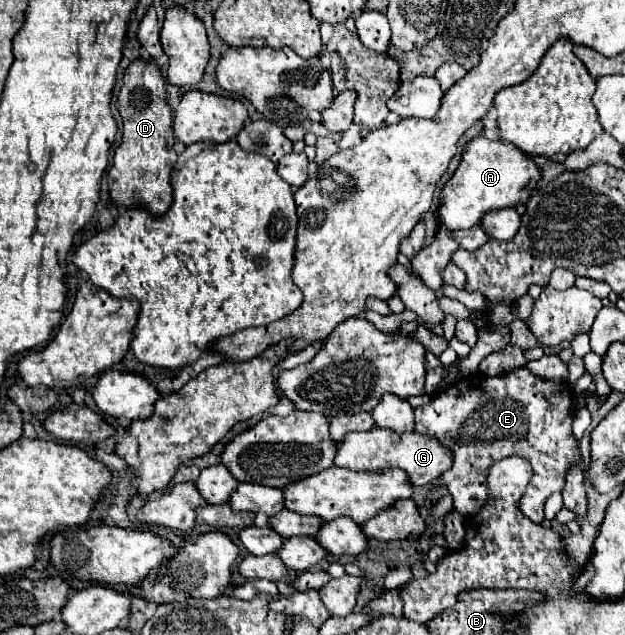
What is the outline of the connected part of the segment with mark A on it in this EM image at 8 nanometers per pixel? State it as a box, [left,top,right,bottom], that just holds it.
[440,136,542,232]

